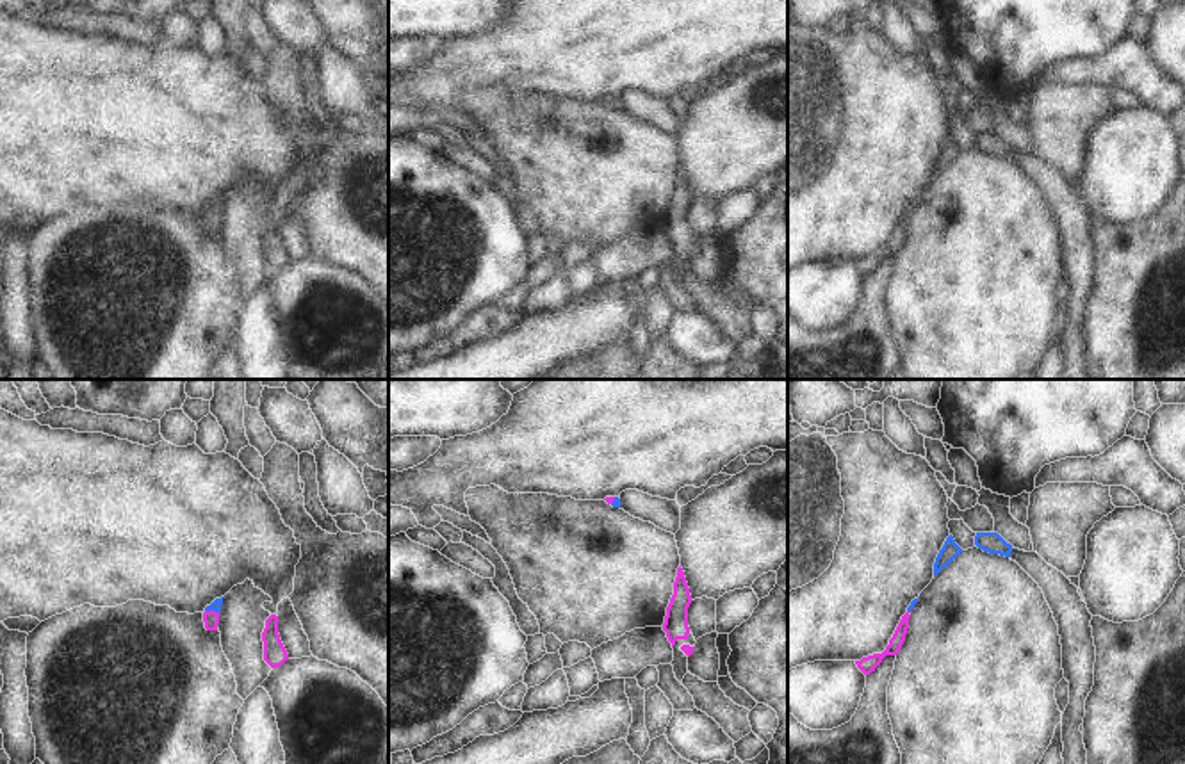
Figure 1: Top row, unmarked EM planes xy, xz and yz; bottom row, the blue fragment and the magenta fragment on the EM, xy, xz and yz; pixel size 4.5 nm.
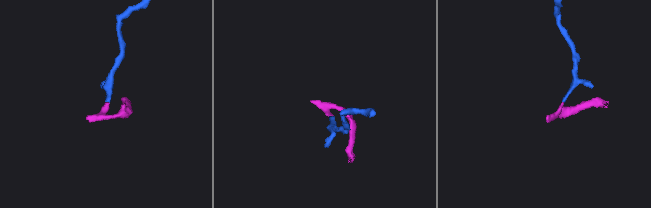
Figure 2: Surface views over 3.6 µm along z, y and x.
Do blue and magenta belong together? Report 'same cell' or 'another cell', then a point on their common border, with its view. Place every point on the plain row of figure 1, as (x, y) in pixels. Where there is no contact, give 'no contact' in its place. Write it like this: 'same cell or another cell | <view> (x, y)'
same cell | xy (212, 211)

